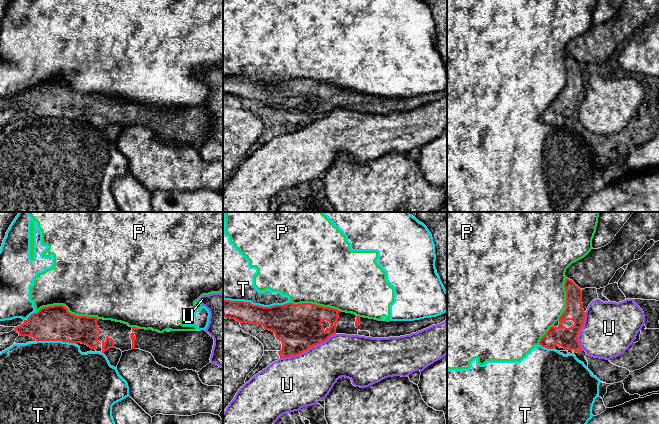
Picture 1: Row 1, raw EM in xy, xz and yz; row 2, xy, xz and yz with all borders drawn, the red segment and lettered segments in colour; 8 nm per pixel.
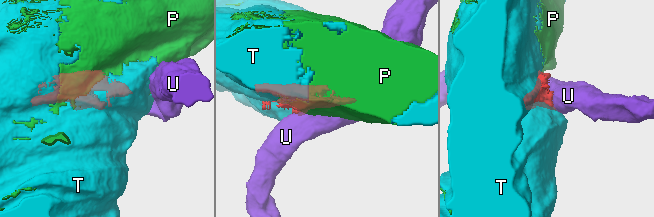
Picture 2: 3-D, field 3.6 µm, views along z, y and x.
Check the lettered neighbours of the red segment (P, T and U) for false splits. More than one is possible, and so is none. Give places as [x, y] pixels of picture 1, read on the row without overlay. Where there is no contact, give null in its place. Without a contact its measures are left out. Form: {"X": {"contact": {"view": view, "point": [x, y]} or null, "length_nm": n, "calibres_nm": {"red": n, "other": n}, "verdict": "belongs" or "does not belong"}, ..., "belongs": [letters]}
{"P": {"contact": {"view": "xy", "point": [67, 85]}, "length_nm": 500, "calibres_nm": {"red": 280, "other": 500}, "verdict": "does not belong"}, "T": {"contact": {"view": "xz", "point": [256, 81]}, "length_nm": 550, "calibres_nm": {"red": 240, "other": 300}, "verdict": "does not belong"}, "U": {"contact": {"view": "xz", "point": [307, 125]}, "length_nm": 500, "calibres_nm": {"red": 360, "other": 420}, "verdict": "does not belong"}, "belongs": []}

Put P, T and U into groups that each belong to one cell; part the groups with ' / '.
P T / U

